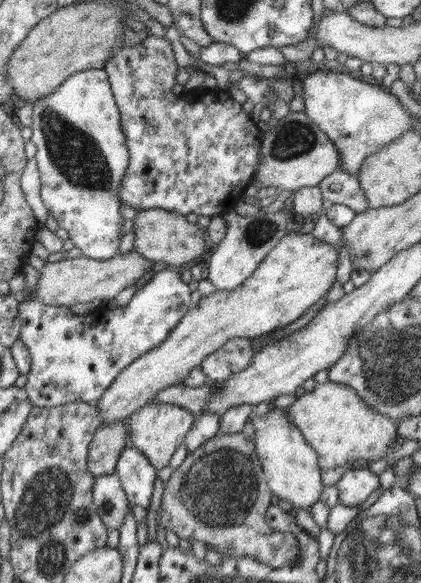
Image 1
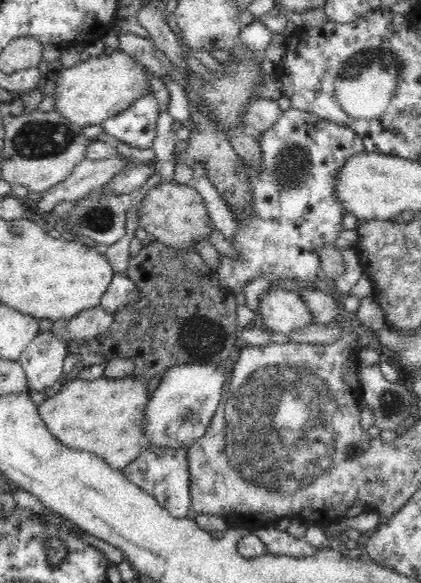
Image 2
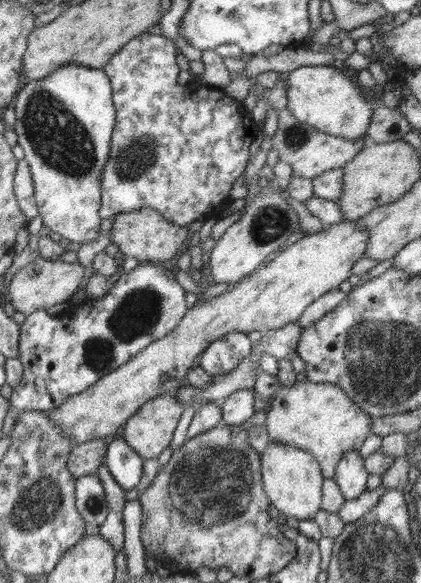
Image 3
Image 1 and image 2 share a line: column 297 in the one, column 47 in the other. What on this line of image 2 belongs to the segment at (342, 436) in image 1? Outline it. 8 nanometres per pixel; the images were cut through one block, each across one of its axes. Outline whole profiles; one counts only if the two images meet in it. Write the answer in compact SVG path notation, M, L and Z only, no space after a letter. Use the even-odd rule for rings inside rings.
M134 374L121 379L100 377L91 381L69 380L54 396L38 405L40 418L52 435L68 448L94 453L114 470L128 466L142 452L151 448L144 437L144 410L148 406L147 380Z

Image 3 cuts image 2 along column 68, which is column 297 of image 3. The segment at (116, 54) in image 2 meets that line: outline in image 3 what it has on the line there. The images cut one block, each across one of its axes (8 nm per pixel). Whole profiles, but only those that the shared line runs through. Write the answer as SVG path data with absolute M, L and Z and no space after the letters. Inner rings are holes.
M337 64L302 66L290 73L286 89L287 110L300 123L306 123L319 132L351 141L367 138L374 108L366 101L364 94L360 96L362 90L355 87L345 74L342 74Z

